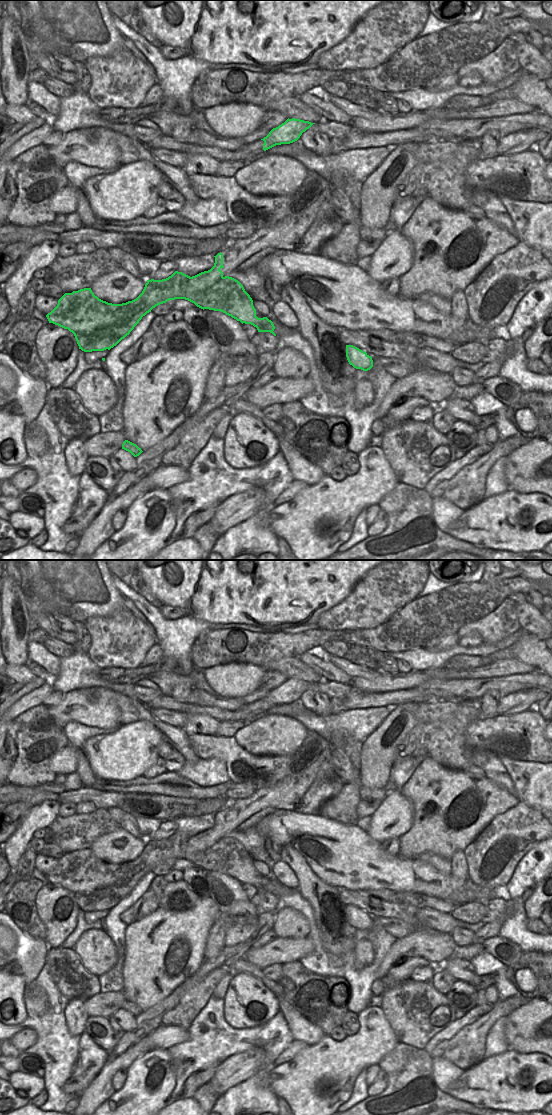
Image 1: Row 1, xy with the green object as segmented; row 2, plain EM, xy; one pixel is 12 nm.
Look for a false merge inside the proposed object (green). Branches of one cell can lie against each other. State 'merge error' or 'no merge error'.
merge error

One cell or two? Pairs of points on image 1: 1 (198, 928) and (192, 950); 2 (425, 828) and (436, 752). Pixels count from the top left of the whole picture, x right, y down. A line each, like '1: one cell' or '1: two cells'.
1: one cell
2: two cells

